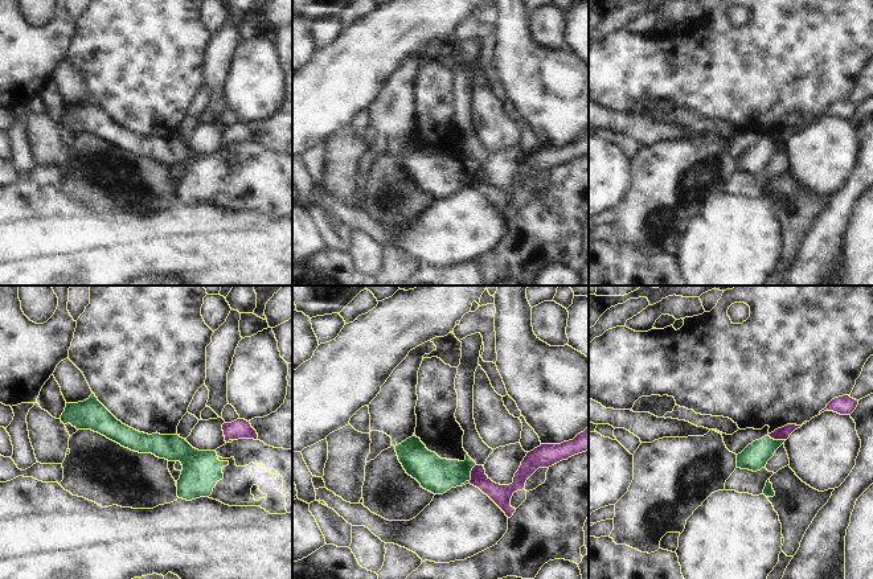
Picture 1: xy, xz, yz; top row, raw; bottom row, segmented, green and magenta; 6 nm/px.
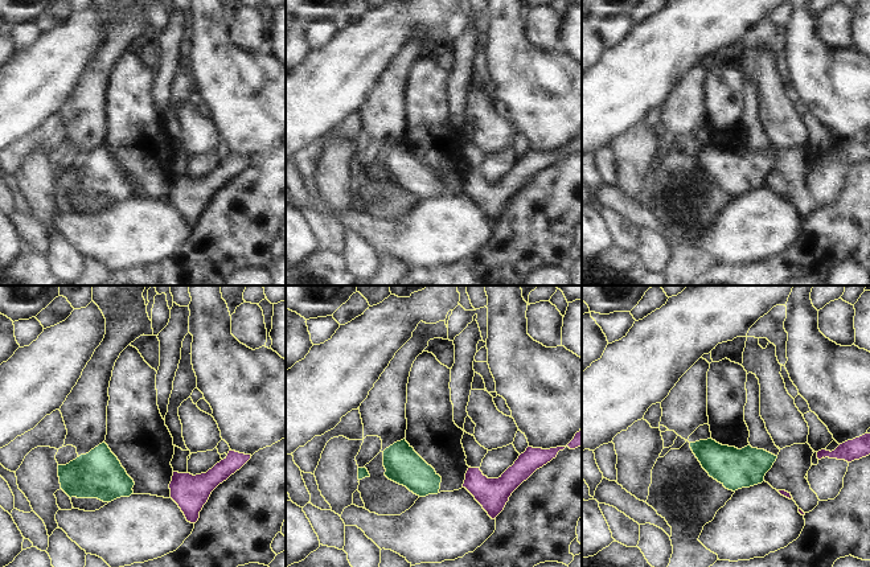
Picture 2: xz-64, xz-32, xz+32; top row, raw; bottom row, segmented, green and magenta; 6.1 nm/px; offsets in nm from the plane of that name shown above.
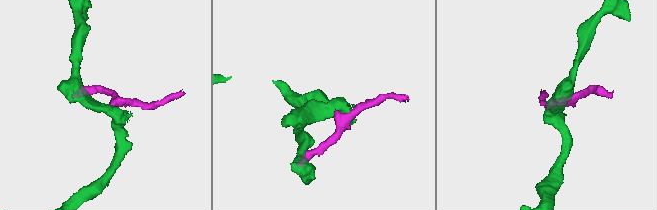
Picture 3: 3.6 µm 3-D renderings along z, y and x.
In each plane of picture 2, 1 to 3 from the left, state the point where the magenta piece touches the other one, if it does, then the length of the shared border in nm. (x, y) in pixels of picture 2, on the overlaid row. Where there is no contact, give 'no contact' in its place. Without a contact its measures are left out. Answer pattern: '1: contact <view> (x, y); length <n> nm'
1: no contact
2: no contact
3: no contact

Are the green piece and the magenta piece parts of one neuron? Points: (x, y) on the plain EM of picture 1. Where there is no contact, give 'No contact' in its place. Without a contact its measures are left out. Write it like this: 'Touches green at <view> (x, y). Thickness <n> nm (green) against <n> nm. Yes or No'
Touches green at yz (777, 144). Thickness 160 nm (green) against 80 nm. No.

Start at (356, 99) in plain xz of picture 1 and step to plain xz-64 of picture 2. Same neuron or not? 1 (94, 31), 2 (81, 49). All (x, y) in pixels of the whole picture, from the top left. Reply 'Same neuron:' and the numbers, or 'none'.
Same neuron: 1, 2

